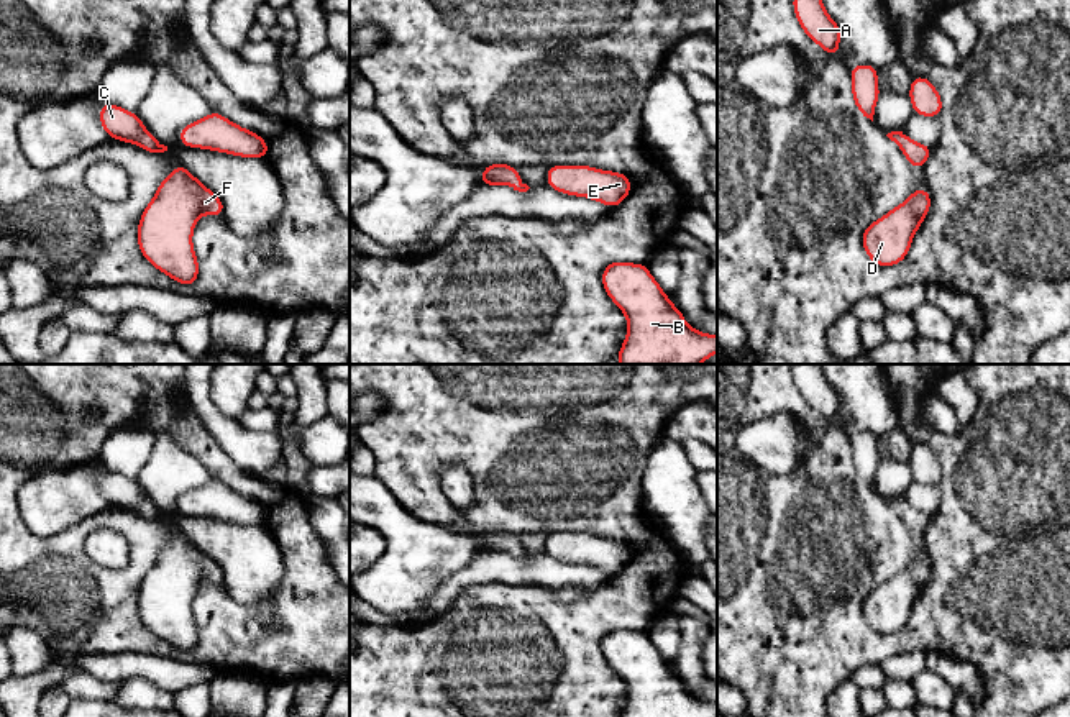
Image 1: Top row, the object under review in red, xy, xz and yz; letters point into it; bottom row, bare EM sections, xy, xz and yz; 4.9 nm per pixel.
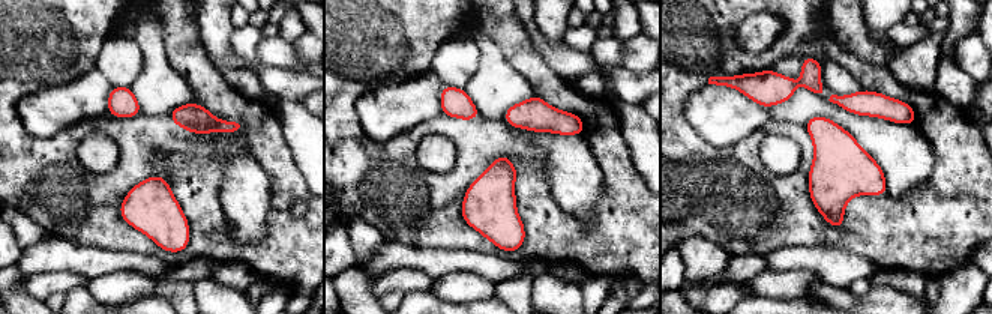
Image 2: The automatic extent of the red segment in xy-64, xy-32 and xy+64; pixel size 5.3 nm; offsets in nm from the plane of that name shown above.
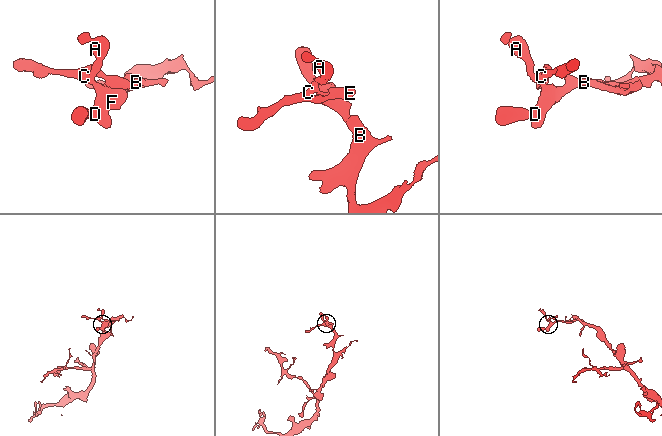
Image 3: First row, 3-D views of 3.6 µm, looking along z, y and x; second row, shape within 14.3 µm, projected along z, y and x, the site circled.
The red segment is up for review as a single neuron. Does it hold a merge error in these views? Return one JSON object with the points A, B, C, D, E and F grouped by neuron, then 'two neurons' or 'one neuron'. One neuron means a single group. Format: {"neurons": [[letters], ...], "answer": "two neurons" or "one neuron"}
{"neurons": [["A", "B", "C", "D", "E", "F"]], "answer": "one neuron"}

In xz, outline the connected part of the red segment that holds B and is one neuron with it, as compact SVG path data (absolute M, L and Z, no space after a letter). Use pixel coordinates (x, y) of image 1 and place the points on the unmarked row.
M607 632L602 655L627 684L629 699L620 717L717 717L717 702L688 692L647 632Z

